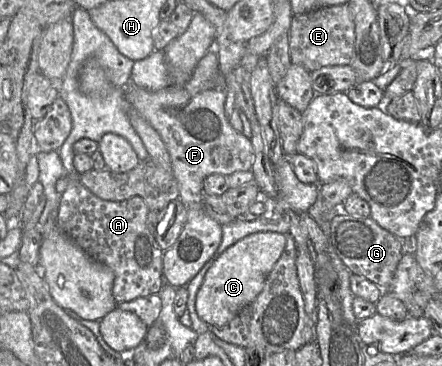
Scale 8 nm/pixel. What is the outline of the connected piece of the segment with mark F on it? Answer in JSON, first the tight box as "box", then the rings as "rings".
{"box":[125,85,251,208],"rings":[[[129,85],[125,97],[161,136],[178,182],[179,198],[186,208],[203,208],[203,181],[207,176],[227,176],[251,169],[251,139],[238,133],[225,116],[225,89],[213,88],[191,95],[183,85],[169,85],[157,91]]]}

